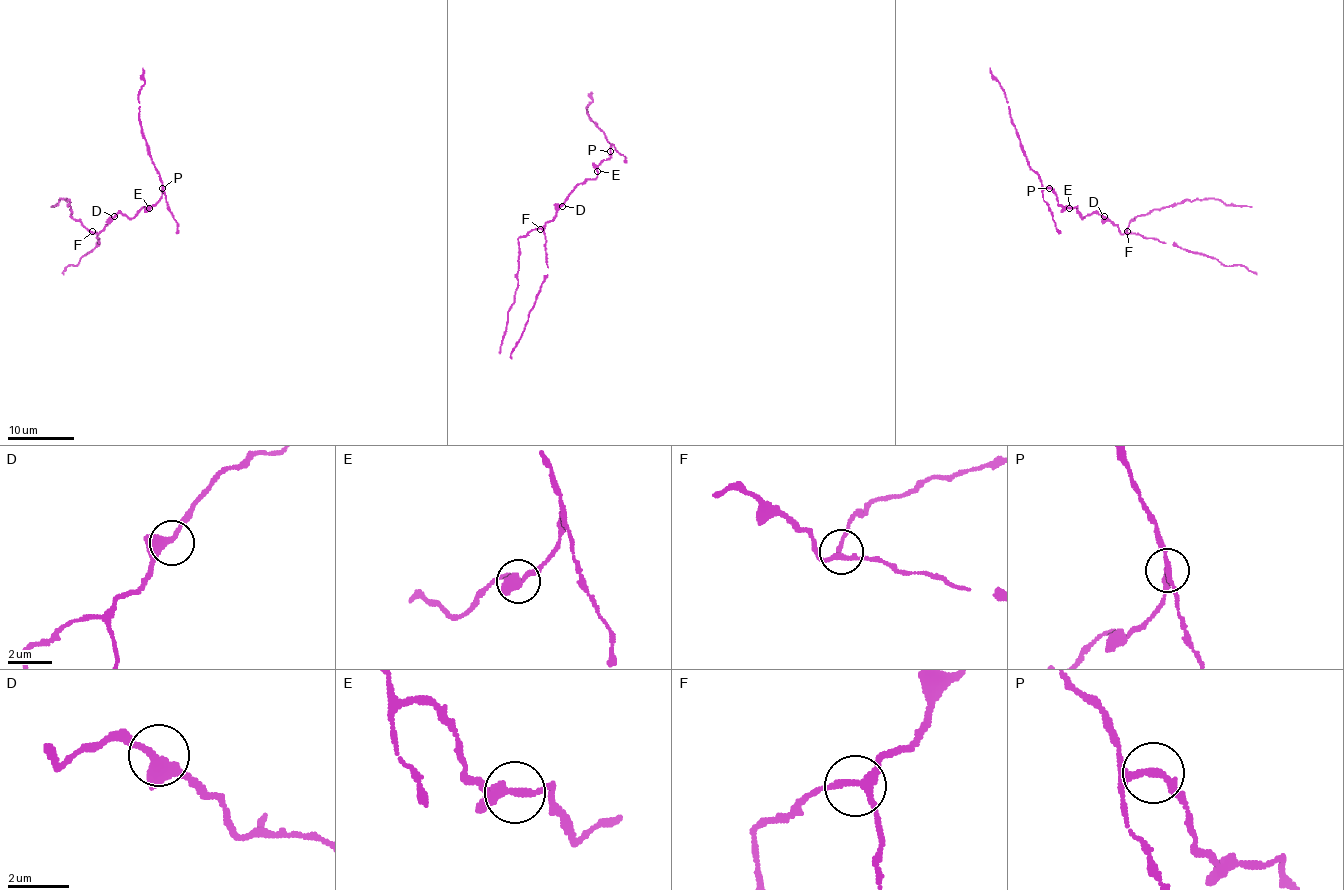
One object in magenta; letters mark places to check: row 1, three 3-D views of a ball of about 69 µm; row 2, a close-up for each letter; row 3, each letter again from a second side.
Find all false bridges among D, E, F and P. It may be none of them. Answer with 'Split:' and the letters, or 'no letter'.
Split: no letter

